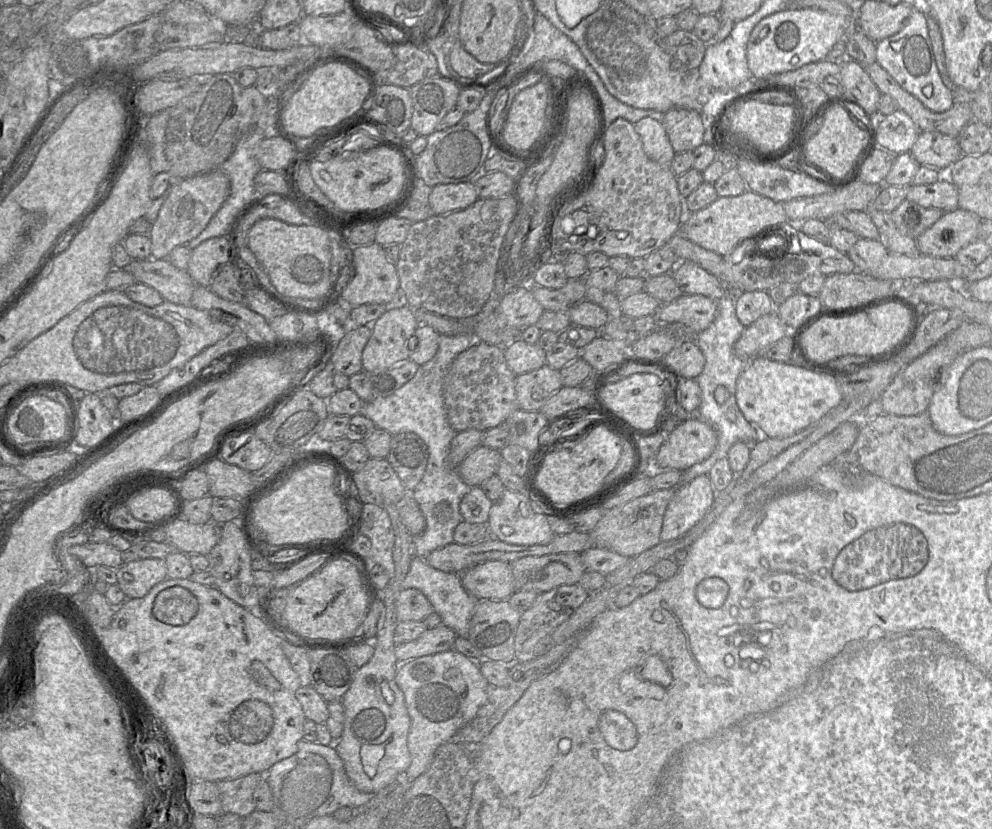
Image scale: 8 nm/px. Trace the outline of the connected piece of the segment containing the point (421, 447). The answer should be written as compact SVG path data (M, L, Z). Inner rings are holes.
M413 432L392 435L386 459L407 491L412 491L422 479L427 466L427 445Z

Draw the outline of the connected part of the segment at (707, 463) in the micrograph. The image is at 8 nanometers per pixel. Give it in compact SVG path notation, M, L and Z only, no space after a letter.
M726 296L718 301L716 317L710 326L694 336L695 342L705 357L705 366L696 378L701 389L701 401L698 410L692 416L699 417L716 431L718 443L707 459L682 471L681 483L689 482L700 475L708 475L714 464L728 455L734 443L743 441L752 445L761 438L769 438L764 437L760 428L744 417L736 401L737 379L748 362L734 354L733 345L745 328L737 318L734 297Z

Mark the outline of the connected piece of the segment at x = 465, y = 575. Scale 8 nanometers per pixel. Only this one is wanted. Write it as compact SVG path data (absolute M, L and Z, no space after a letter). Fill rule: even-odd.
M489 560L460 573L465 590L476 600L508 599L515 589L515 579L510 563Z

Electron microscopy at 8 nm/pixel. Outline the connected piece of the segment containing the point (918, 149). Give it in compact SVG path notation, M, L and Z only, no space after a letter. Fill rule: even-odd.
M937 131L921 132L910 153L921 166L944 173L962 156L958 138Z

